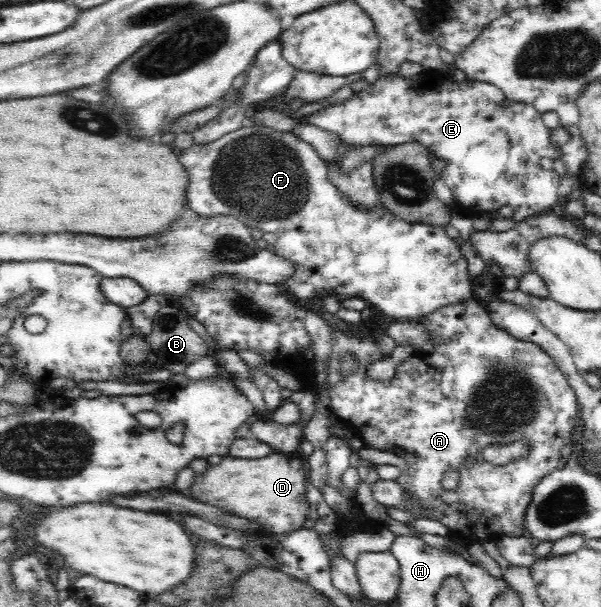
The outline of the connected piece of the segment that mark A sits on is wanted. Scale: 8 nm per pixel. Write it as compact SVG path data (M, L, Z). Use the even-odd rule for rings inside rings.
M474 298L460 304L450 304L436 310L422 323L434 333L433 353L413 354L396 368L396 376L386 382L368 380L364 369L371 360L385 360L377 348L377 335L374 331L342 333L332 330L332 356L328 369L335 370L331 378L332 412L344 422L355 436L365 441L366 447L396 454L406 459L410 470L403 472L397 481L401 488L418 497L422 507L433 512L433 520L446 525L452 539L467 544L477 538L498 538L500 535L525 536L522 518L534 488L553 472L563 458L562 452L572 439L574 424L578 418L577 400L566 377L536 343L510 337L505 330L494 326L486 309ZM349 354L355 360L355 369L344 375L340 373L340 360ZM528 439L532 453L523 460L507 466L492 466L482 459L482 449L487 444L507 443ZM472 455L476 465L465 469L462 460ZM446 472L457 472L459 487L444 490L442 481Z

